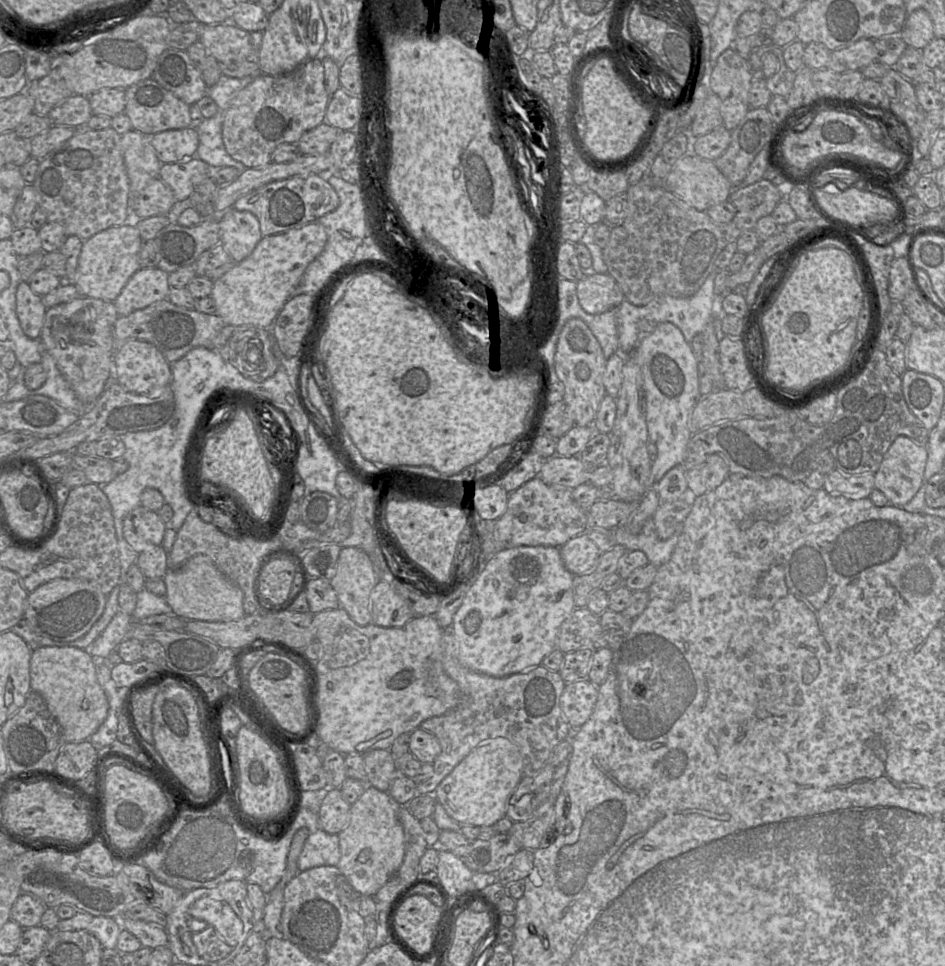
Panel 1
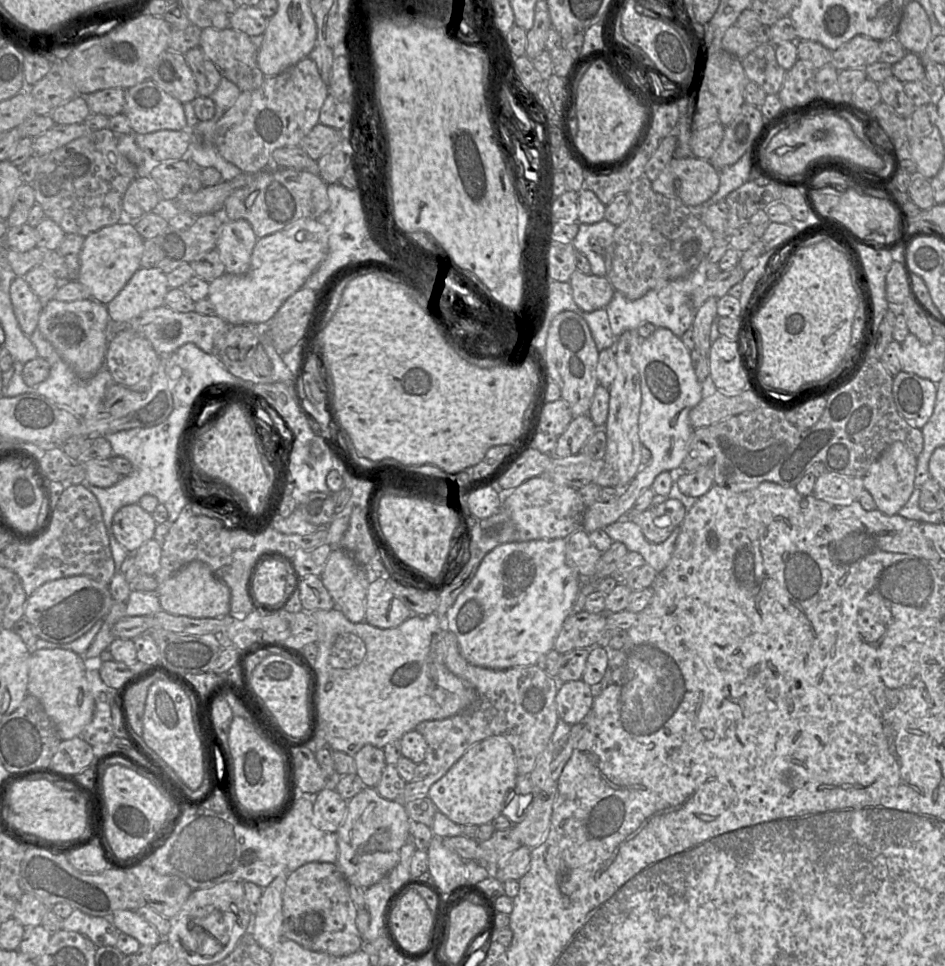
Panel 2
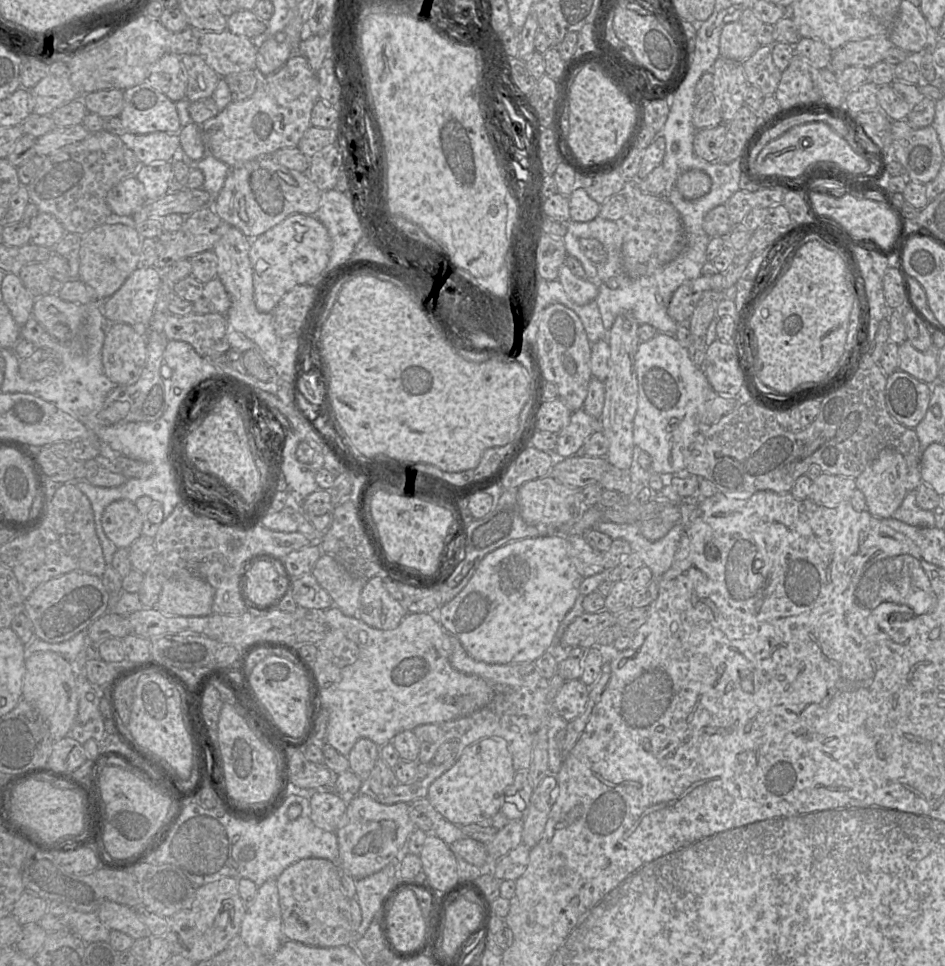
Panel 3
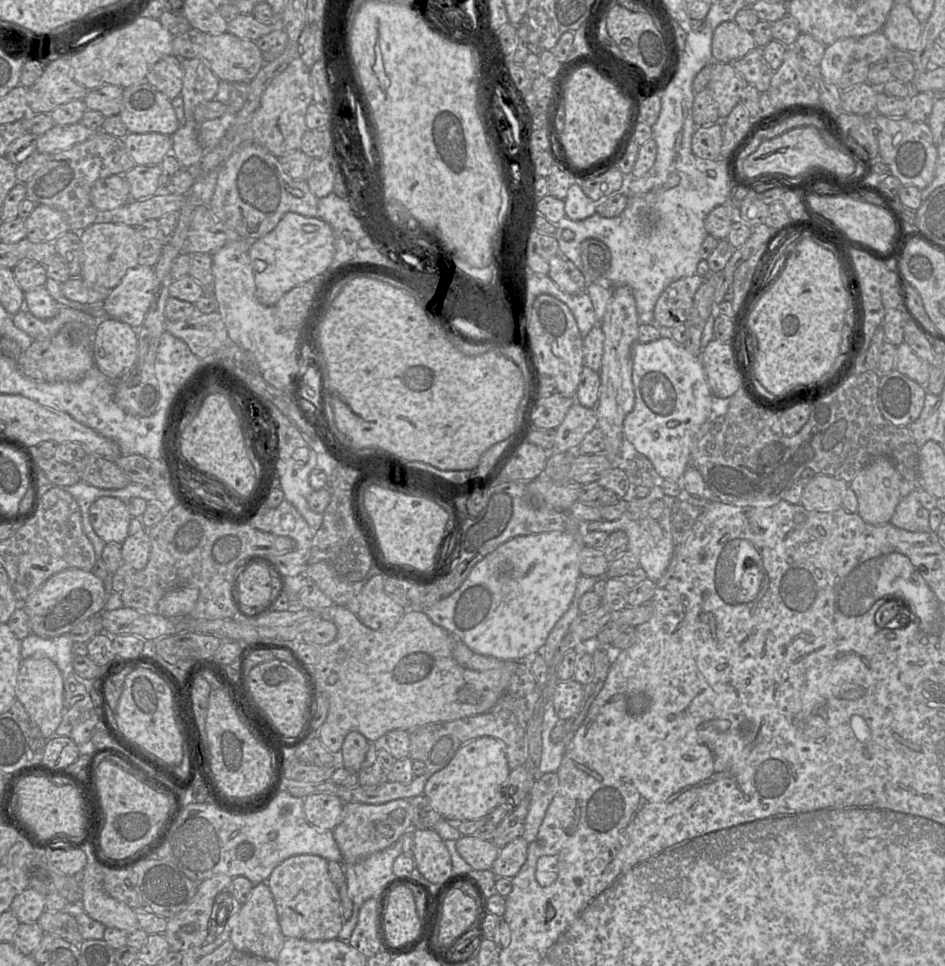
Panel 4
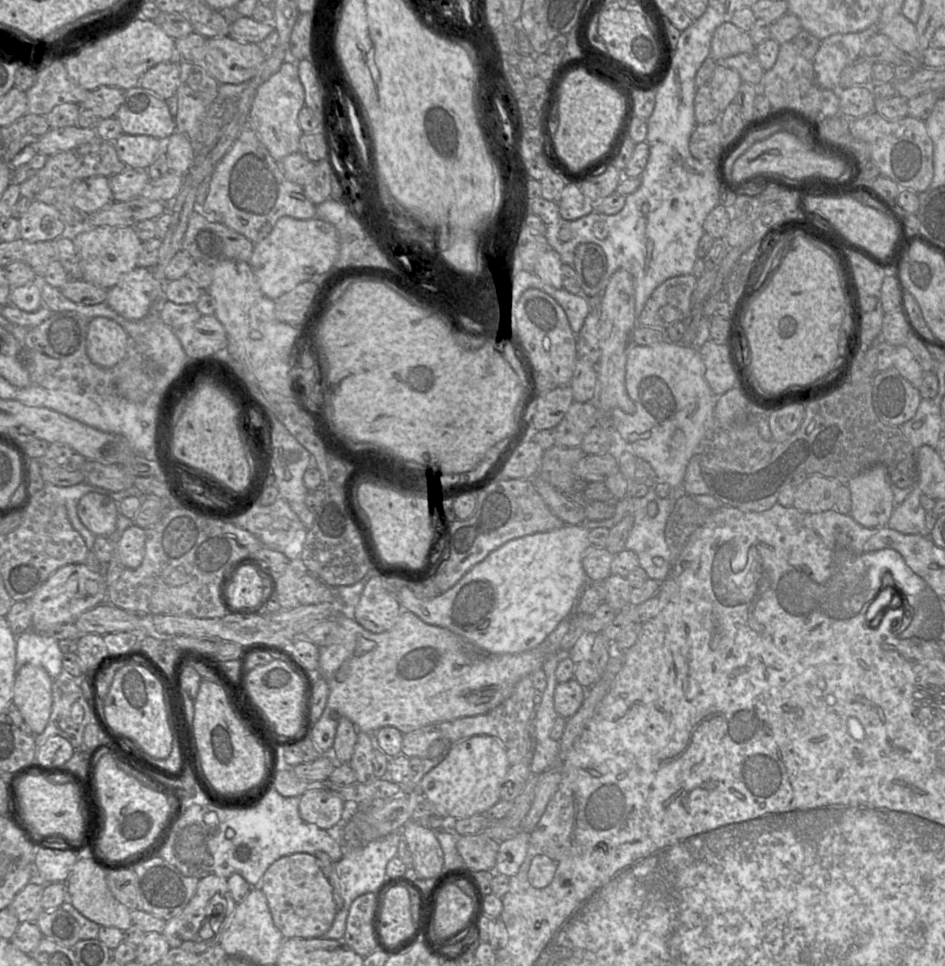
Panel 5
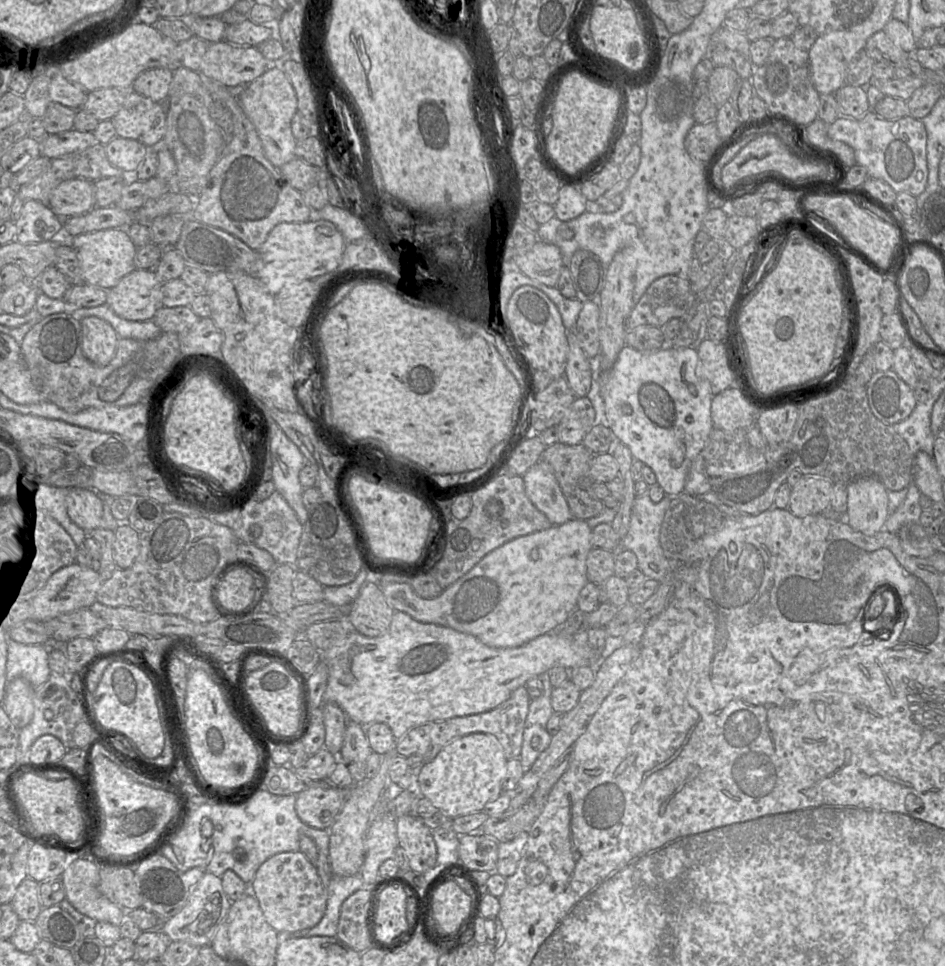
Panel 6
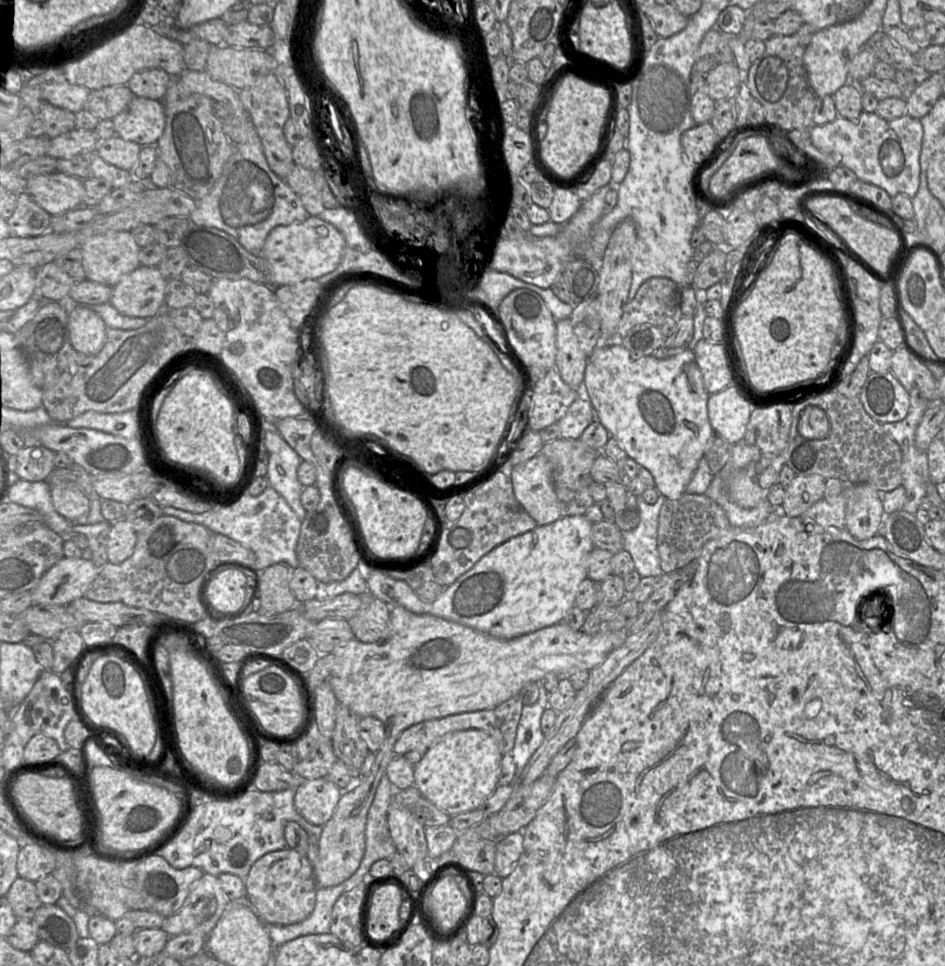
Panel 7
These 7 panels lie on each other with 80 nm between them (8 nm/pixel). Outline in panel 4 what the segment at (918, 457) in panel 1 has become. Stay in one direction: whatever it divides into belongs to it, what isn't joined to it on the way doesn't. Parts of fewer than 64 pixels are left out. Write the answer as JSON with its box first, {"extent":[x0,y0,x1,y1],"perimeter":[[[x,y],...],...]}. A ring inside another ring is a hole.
{"extent":[849,457,902,525],"perimeter":[[[877,457],[867,464],[857,476],[849,483],[849,487],[858,498],[858,511],[860,517],[868,524],[883,525],[890,519],[901,500],[899,486],[902,476],[889,457]]]}

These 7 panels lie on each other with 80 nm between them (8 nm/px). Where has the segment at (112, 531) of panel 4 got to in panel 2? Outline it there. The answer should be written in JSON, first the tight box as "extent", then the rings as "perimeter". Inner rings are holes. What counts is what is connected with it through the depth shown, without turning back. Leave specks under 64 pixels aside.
{"extent":[112,503,156,553],"perimeter":[[[138,503],[123,506],[112,519],[113,534],[129,553],[134,553],[152,539],[156,526],[152,513],[145,511]]]}

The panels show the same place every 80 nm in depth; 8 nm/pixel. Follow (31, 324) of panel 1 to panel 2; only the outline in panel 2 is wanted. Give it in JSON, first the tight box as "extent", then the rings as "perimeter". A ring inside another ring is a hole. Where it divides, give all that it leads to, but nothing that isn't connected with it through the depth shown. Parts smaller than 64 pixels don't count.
{"extent":[10,276,44,336],"perimeter":[[[19,276],[10,284],[10,299],[21,330],[30,336],[38,327],[44,300],[31,290],[23,277]]]}

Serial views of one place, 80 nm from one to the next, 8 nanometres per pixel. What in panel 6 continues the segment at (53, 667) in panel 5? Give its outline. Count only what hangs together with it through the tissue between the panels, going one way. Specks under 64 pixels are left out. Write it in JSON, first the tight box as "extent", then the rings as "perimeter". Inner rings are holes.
{"extent":[6,640,51,688],"perimeter":[[[10,640],[6,663],[7,682],[25,678],[34,688],[41,686],[51,674],[49,652],[50,648],[43,644],[22,644]]]}

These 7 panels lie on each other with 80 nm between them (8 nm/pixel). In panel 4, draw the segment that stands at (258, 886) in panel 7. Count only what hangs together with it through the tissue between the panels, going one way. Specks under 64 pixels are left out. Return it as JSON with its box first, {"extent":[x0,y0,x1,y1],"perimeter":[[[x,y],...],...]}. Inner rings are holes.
{"extent":[266,855,343,941],"perimeter":[[[295,855],[279,864],[266,884],[273,896],[284,939],[309,941],[337,939],[343,926],[342,905],[328,872],[328,861],[318,855]]]}

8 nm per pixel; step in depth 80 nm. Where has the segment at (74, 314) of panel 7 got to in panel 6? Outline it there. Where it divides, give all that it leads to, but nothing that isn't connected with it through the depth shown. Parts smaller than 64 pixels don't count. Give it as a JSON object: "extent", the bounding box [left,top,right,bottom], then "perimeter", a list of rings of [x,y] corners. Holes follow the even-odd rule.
{"extent":[80,316,117,365],"perimeter":[[[97,316],[84,317],[80,322],[84,355],[96,365],[109,364],[117,349],[117,332],[110,323]]]}

